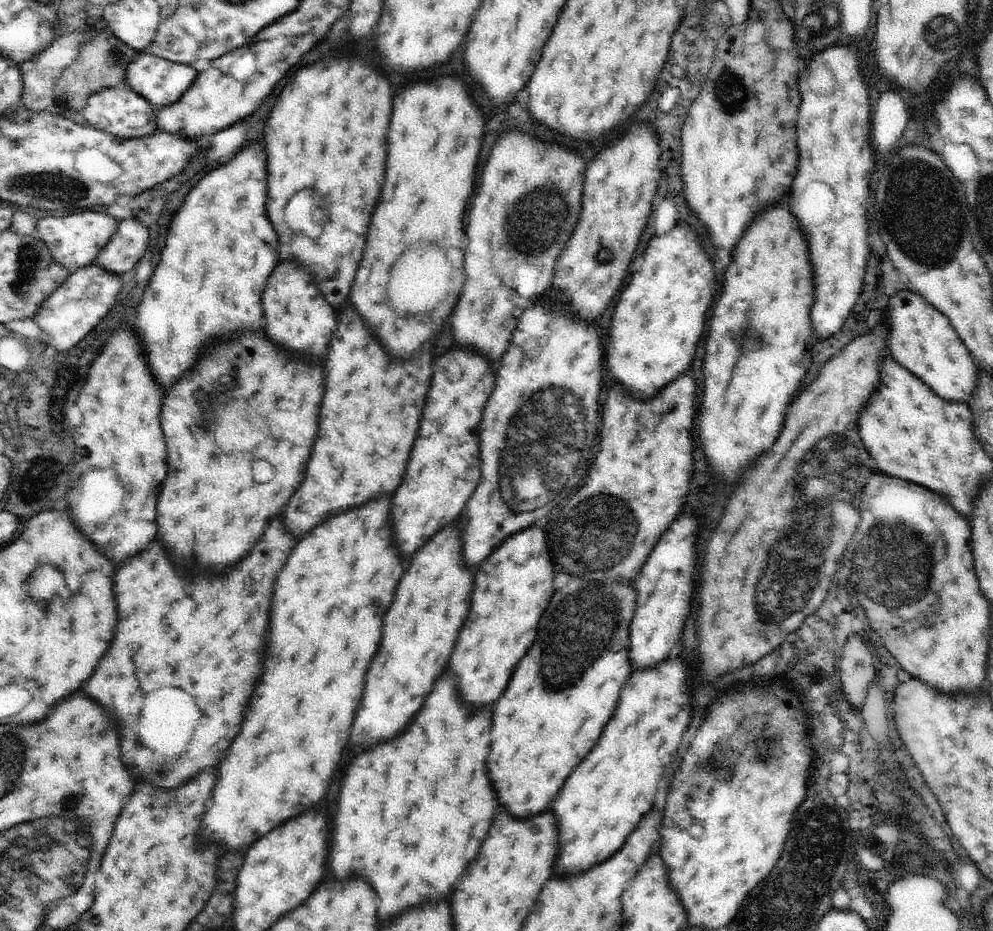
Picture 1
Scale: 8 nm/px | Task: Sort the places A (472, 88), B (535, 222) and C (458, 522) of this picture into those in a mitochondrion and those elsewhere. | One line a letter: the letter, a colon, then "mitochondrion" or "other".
A: other
B: mitochondrion
C: other

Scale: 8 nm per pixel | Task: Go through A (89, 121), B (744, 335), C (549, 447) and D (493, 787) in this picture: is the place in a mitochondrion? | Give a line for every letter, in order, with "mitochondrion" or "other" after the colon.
A: other
B: other
C: mitochondrion
D: other

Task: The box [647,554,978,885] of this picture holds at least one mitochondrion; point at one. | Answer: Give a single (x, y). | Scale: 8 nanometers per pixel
(721, 759)

